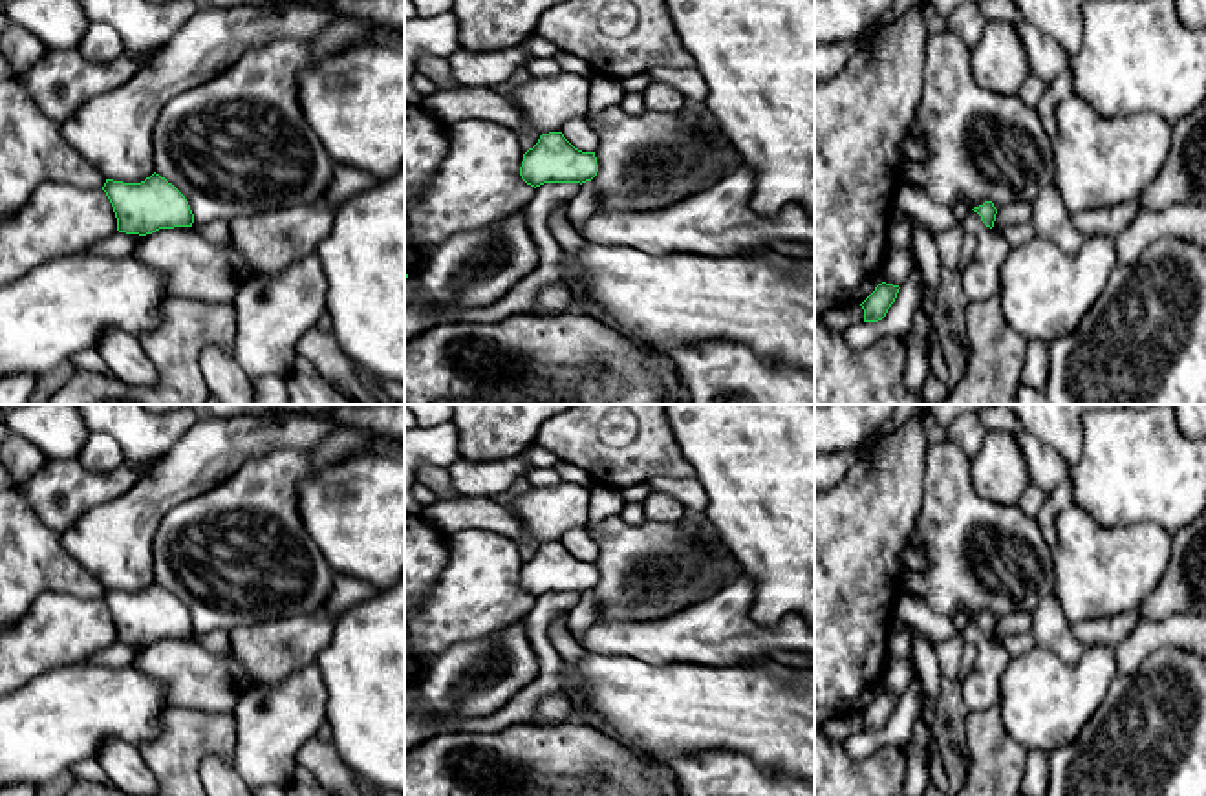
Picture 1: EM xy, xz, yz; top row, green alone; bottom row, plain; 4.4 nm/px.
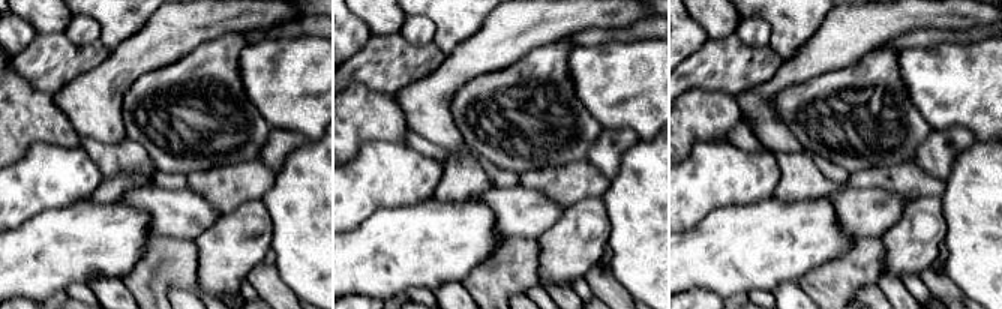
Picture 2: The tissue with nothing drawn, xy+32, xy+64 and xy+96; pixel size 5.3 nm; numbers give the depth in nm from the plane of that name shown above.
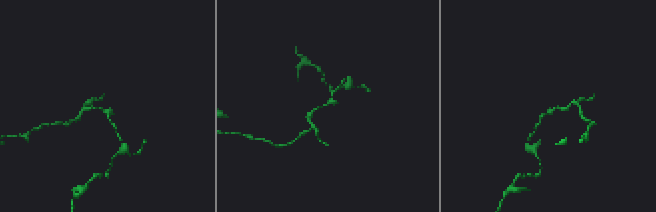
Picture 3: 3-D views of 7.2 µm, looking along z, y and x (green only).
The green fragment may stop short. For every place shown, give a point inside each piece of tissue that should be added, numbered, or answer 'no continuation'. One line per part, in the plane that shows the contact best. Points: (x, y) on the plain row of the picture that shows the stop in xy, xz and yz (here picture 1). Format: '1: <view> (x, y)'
no continuation

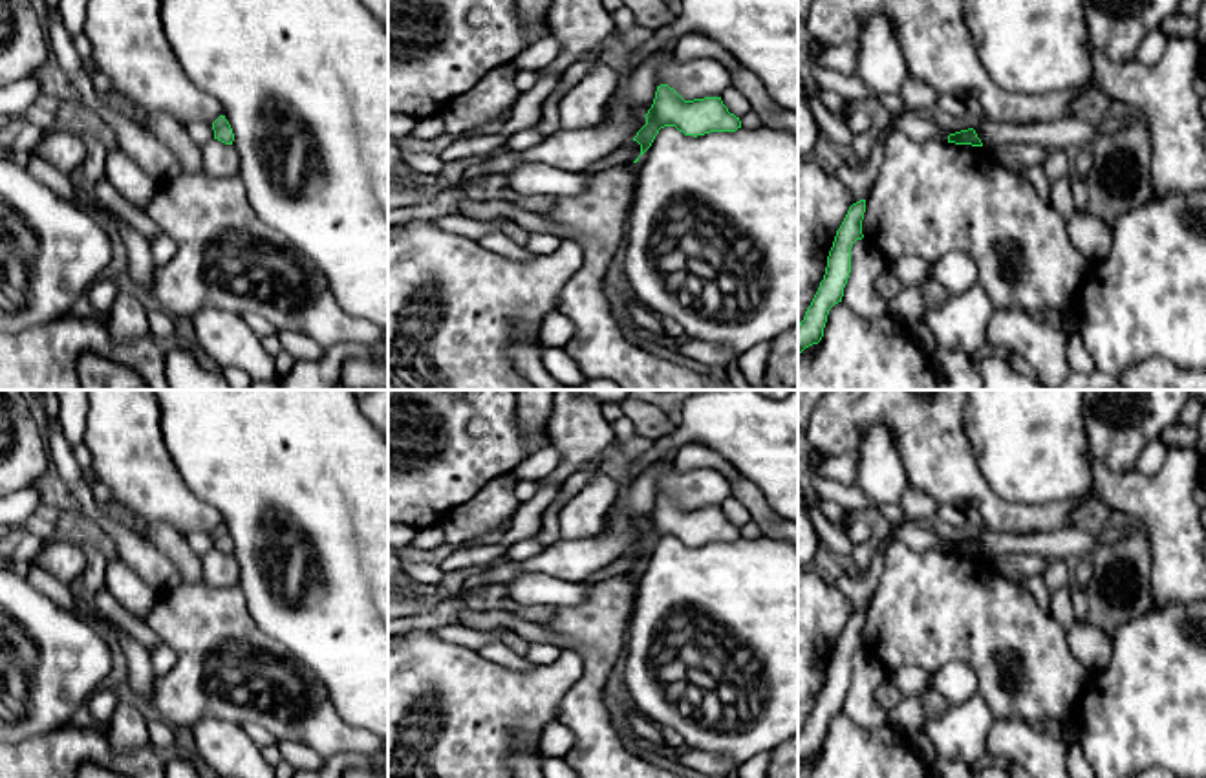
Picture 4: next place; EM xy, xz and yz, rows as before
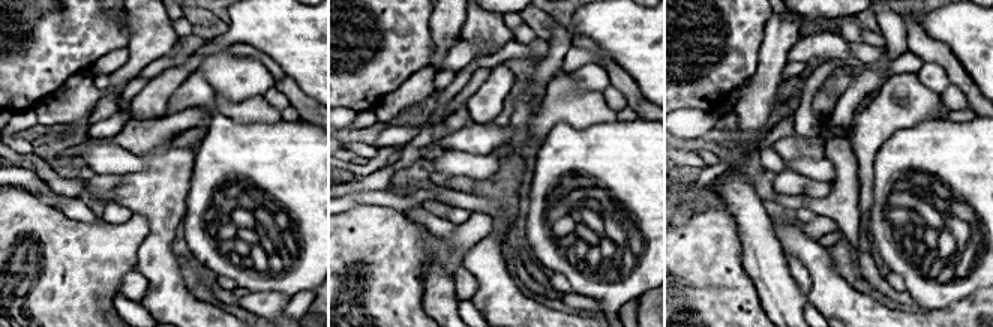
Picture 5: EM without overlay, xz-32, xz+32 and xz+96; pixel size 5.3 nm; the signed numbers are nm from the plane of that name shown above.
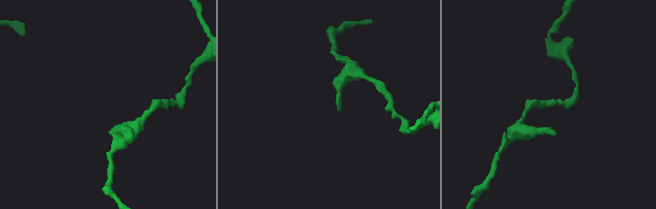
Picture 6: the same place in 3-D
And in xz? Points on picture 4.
no continuation

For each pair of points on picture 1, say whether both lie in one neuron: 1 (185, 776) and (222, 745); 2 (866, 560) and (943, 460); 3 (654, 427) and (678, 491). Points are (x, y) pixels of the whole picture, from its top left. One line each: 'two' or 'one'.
1: one
2: two
3: two

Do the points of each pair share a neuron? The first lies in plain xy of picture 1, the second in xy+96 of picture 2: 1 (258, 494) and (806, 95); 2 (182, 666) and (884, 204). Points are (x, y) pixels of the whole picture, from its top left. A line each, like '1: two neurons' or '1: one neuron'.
1: one neuron
2: one neuron

